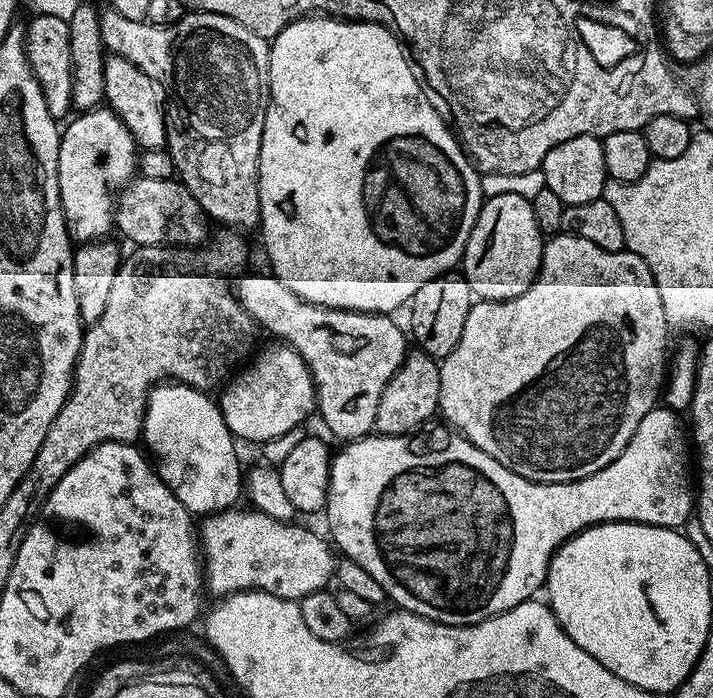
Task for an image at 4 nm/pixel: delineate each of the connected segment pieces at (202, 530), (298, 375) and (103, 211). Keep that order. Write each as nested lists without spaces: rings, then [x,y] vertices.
[[[233,506],[227,512],[214,512],[203,517],[198,524],[198,543],[202,549],[202,567],[206,577],[206,588],[216,598],[232,595],[233,592],[269,592],[278,598],[300,601],[315,592],[323,592],[334,580],[338,563],[332,557],[329,541],[316,532],[303,528],[300,522],[285,522],[270,518],[255,510],[243,512],[240,506]]]
[[[276,347],[280,348],[266,349],[247,367],[237,371],[219,393],[220,413],[237,441],[265,442],[276,439],[288,431],[301,427],[305,423],[303,420],[311,412],[313,415],[316,408],[316,386],[312,383],[306,362],[293,348]]]
[[[97,106],[91,110],[84,110],[79,113],[77,120],[69,119],[67,121],[68,129],[63,129],[60,138],[60,153],[58,154],[58,186],[60,187],[60,205],[64,211],[64,222],[68,225],[68,235],[76,242],[95,242],[103,240],[109,235],[108,231],[114,228],[114,192],[112,196],[112,188],[119,189],[121,186],[127,185],[129,181],[137,175],[138,172],[138,145],[136,139],[130,134],[130,130],[126,130],[126,126],[116,117],[115,112],[107,106]]]

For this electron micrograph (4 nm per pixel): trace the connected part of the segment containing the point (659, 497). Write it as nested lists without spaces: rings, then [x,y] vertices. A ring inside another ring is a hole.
[[[657,406],[638,422],[638,430],[634,430],[634,438],[626,446],[626,450],[610,466],[602,466],[594,474],[590,474],[581,480],[575,480],[569,484],[533,484],[531,480],[514,474],[502,462],[490,458],[478,446],[471,444],[468,439],[451,427],[432,428],[417,431],[407,436],[382,436],[369,434],[361,440],[349,440],[332,458],[330,470],[330,482],[328,483],[328,503],[326,505],[326,517],[328,516],[328,528],[332,531],[330,540],[337,549],[344,551],[343,555],[349,560],[358,562],[378,586],[382,586],[385,597],[393,600],[397,609],[413,612],[427,620],[433,620],[436,624],[453,624],[454,626],[466,626],[477,624],[491,616],[502,614],[522,602],[533,599],[536,592],[545,587],[548,579],[548,563],[556,549],[564,541],[583,532],[585,528],[592,528],[596,524],[653,524],[659,528],[683,529],[689,519],[694,516],[694,476],[688,473],[688,452],[690,456],[690,444],[686,439],[686,428],[680,425],[680,420],[675,411],[667,406]]]

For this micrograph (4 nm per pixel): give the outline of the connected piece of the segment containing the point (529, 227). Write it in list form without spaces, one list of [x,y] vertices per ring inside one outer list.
[[[500,192],[497,196],[490,197],[489,200],[487,197],[480,205],[480,213],[474,222],[474,230],[466,242],[462,261],[462,275],[471,286],[473,297],[481,300],[518,298],[518,294],[522,294],[536,280],[545,243],[545,237],[534,218],[531,199],[527,195],[519,196],[516,192]]]

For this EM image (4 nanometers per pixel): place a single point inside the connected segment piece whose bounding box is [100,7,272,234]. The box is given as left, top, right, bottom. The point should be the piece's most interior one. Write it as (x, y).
(218, 71)

